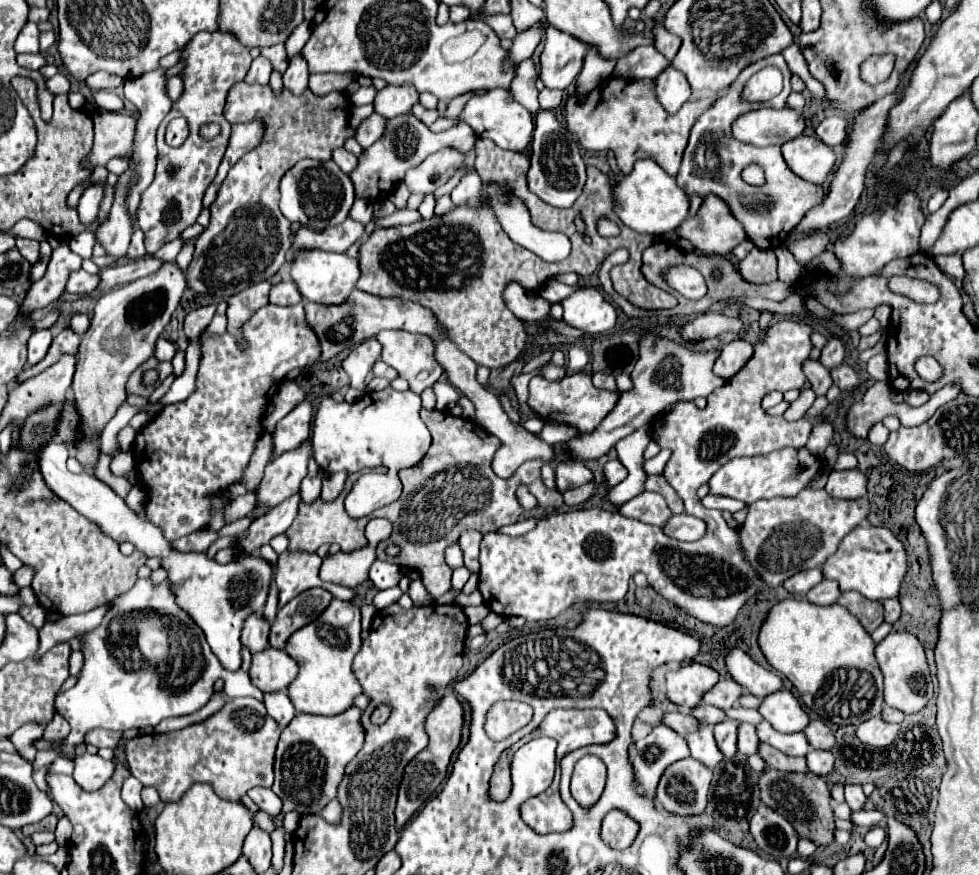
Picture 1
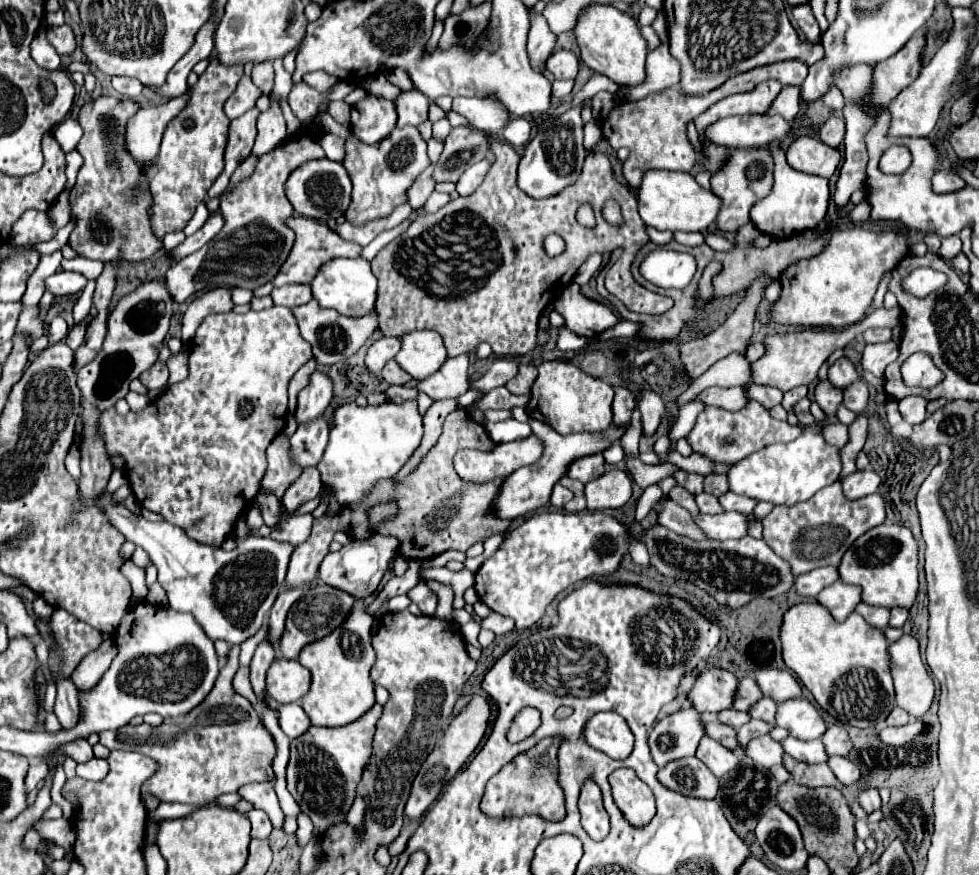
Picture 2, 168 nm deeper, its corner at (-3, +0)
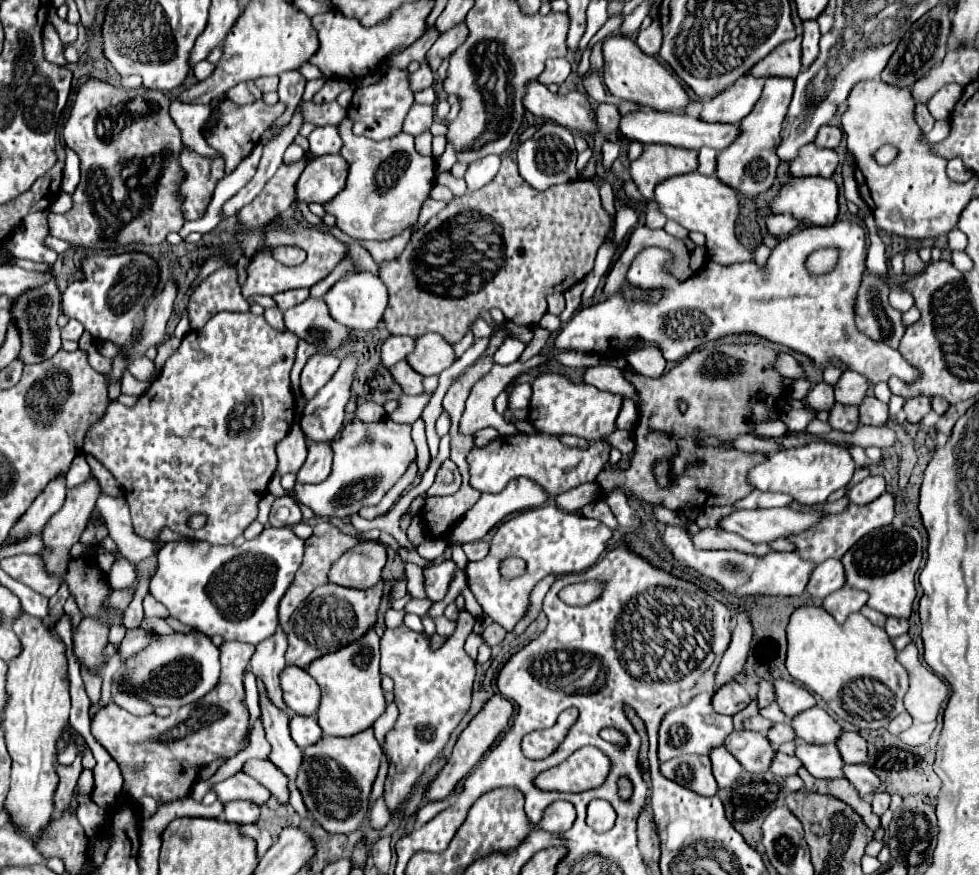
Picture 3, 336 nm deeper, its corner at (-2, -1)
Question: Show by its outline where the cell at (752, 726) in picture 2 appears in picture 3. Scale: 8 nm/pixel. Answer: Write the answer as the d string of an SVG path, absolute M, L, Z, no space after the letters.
M782 722L782 724L774 724L768 732L766 732L766 738L772 742L772 746L780 746L782 742L788 742L788 740L796 740L796 736L794 736L794 730L786 724L786 722Z

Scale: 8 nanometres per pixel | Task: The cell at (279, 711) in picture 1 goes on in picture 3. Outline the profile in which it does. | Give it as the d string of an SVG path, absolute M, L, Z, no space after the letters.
M292 714L290 718L290 734L292 740L304 748L310 746L312 742L318 742L322 736L322 728L318 726L314 716L300 716L300 714Z

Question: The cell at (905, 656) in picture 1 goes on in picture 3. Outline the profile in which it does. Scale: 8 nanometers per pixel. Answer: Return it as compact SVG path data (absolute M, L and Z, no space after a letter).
M910 642L902 652L898 652L898 662L908 670L910 688L904 696L904 706L916 722L934 722L940 704L948 696L948 686L932 670L928 670L920 658L918 648Z

